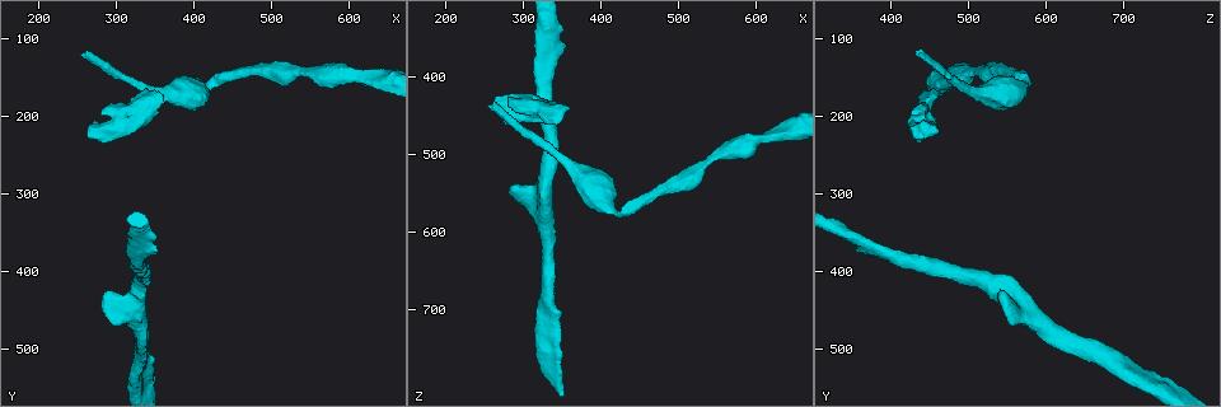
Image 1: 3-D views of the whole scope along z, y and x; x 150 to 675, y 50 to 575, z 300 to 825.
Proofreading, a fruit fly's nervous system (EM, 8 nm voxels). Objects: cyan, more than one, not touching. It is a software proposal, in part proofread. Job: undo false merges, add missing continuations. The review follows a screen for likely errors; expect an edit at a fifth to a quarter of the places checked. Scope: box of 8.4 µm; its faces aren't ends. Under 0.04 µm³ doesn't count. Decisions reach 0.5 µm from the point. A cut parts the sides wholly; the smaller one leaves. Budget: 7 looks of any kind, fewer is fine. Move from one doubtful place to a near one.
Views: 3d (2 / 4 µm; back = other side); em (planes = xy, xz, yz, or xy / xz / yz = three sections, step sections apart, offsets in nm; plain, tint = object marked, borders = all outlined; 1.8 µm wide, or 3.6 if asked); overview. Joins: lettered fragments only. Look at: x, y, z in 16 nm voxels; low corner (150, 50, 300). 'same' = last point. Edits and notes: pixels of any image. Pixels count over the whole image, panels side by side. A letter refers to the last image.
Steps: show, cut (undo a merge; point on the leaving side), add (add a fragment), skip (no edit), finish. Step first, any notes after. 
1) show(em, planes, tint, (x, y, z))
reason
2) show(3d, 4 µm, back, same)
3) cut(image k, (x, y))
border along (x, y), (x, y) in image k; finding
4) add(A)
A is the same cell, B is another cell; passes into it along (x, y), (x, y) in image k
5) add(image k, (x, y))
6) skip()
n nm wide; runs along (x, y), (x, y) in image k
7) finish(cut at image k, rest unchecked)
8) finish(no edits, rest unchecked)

show(3d, 4 µm, back, (360, 175, 440))
stops while still wide

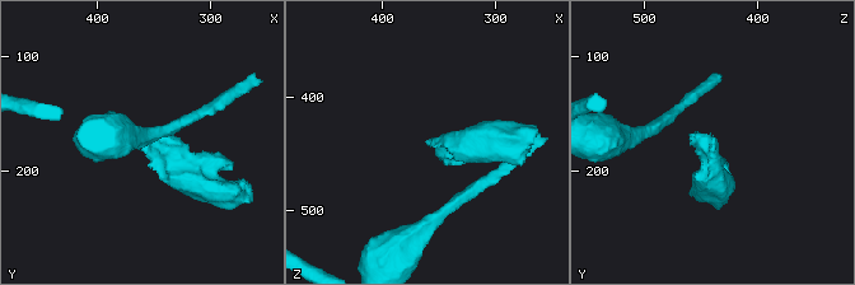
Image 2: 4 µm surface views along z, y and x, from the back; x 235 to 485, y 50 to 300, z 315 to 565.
show(em, planes, plain, (360, 172, 438))

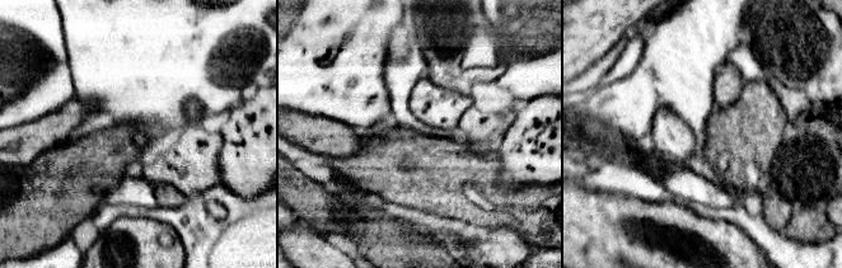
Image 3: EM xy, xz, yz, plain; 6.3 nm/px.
show(em, planes, borders, same)

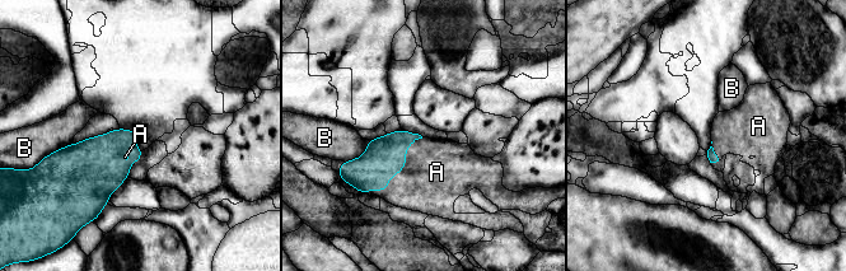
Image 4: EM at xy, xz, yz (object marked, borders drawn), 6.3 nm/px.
add(A)
A is the same cell, B is another cell; it goes on there

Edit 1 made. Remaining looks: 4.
show(overview)
redraw

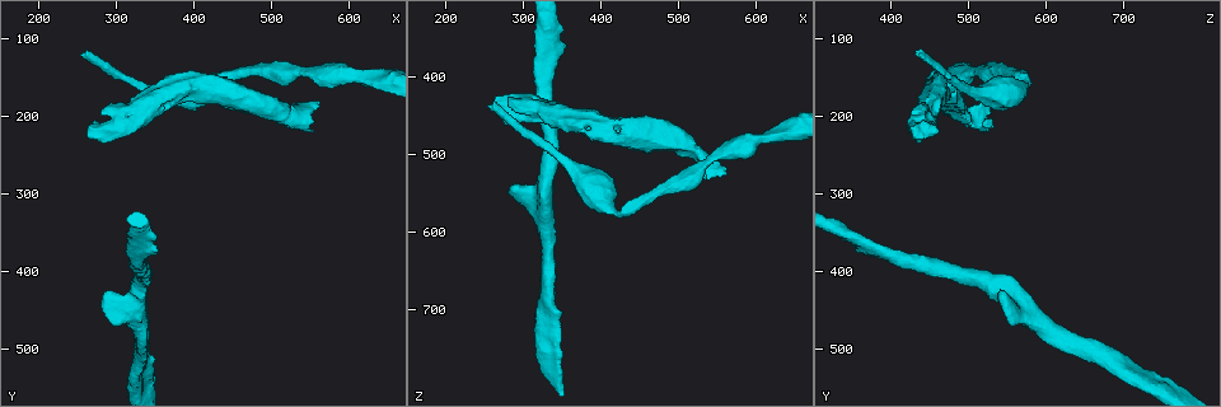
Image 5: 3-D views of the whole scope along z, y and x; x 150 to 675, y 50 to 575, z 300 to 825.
show(em, planes, borders, (260, 230, 430))
an open end

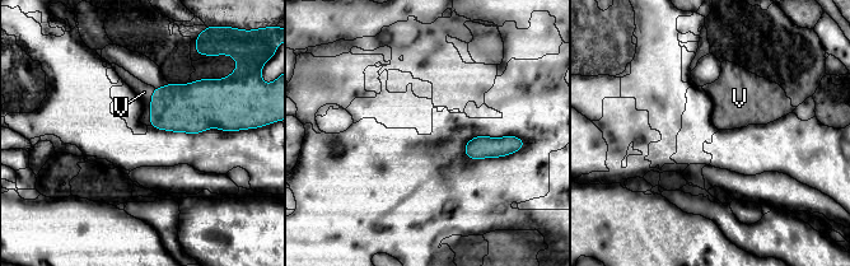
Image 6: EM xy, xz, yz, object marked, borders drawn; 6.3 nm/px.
add(V)
V is the same cell; it goes on there

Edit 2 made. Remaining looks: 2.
show(overview)
redraw

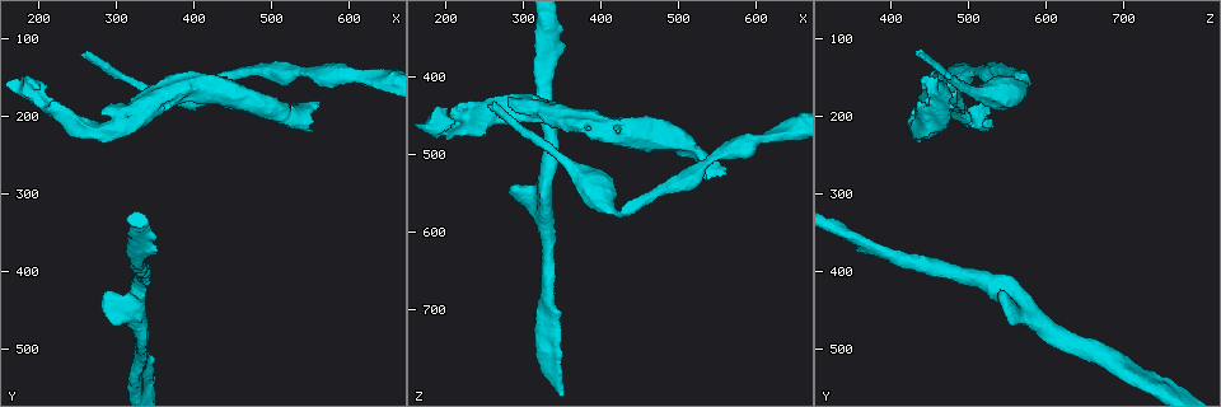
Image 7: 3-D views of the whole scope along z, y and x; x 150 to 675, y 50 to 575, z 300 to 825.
show(em, planes, borders, (355, 370, 355))
an open end

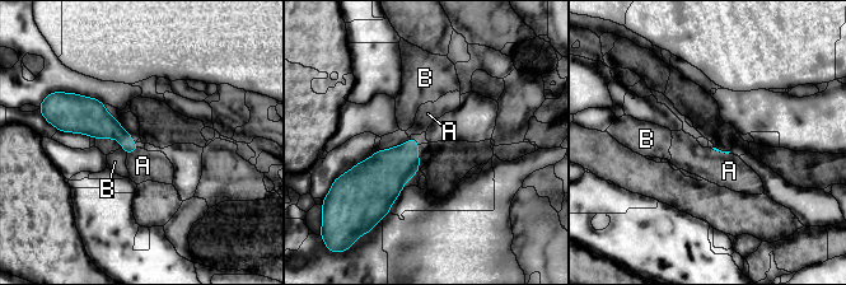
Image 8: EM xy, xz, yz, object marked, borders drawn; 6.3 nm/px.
skip()
A and B are other cells; none of them fits

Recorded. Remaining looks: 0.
finish(add at image 4, add at image 6, rest unchecked)

